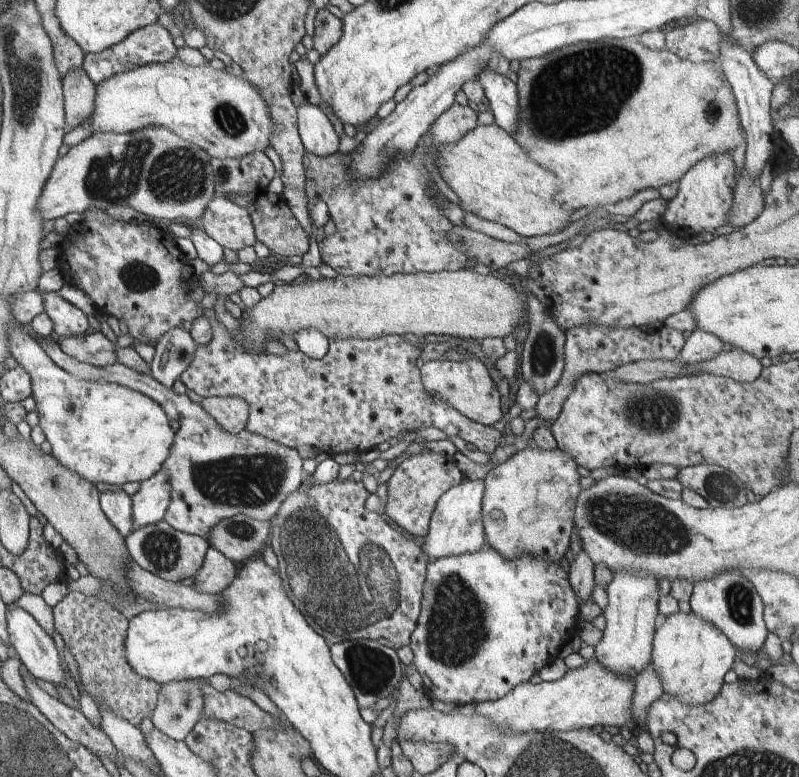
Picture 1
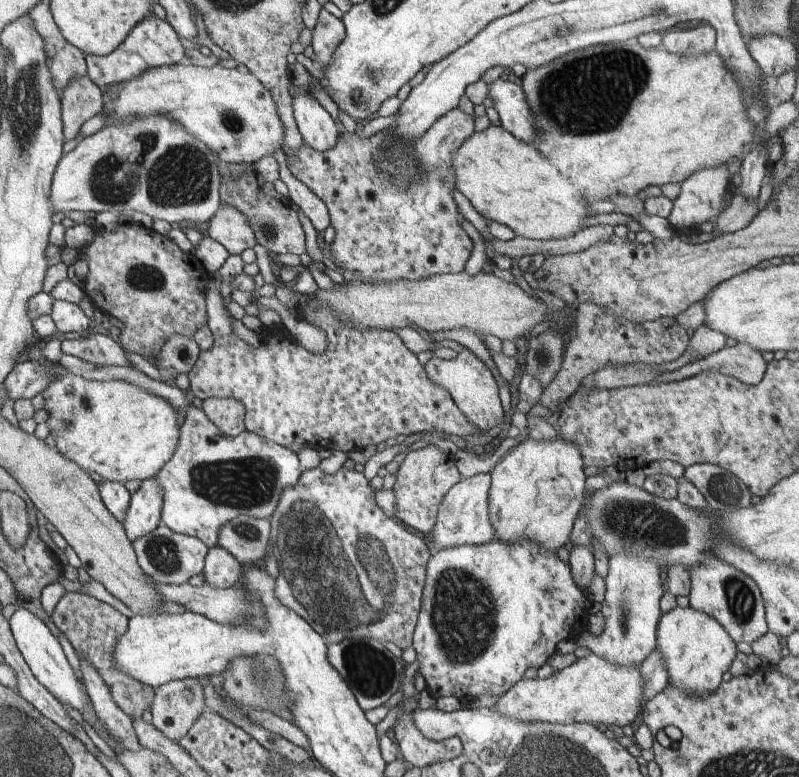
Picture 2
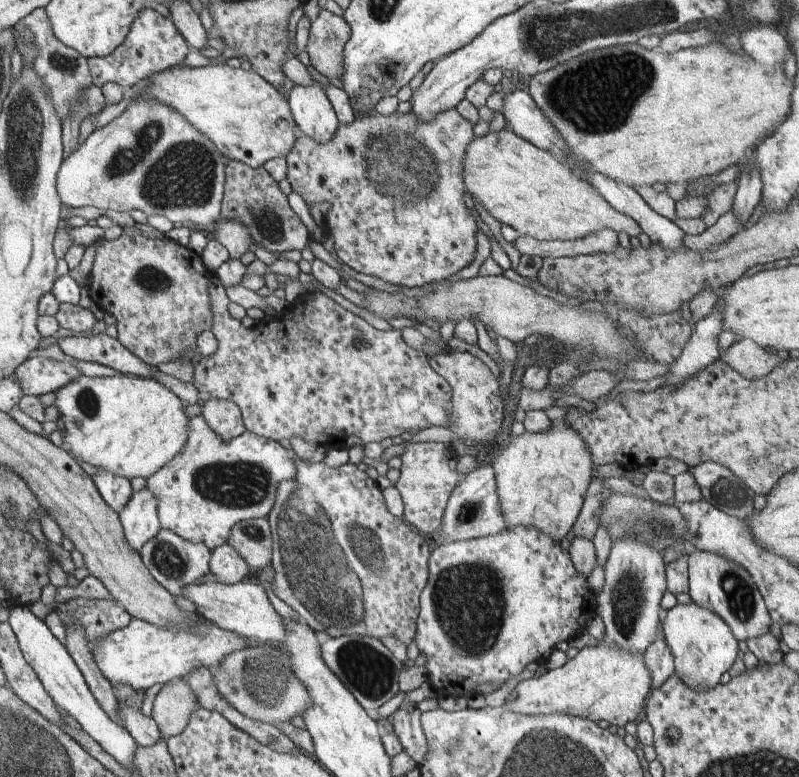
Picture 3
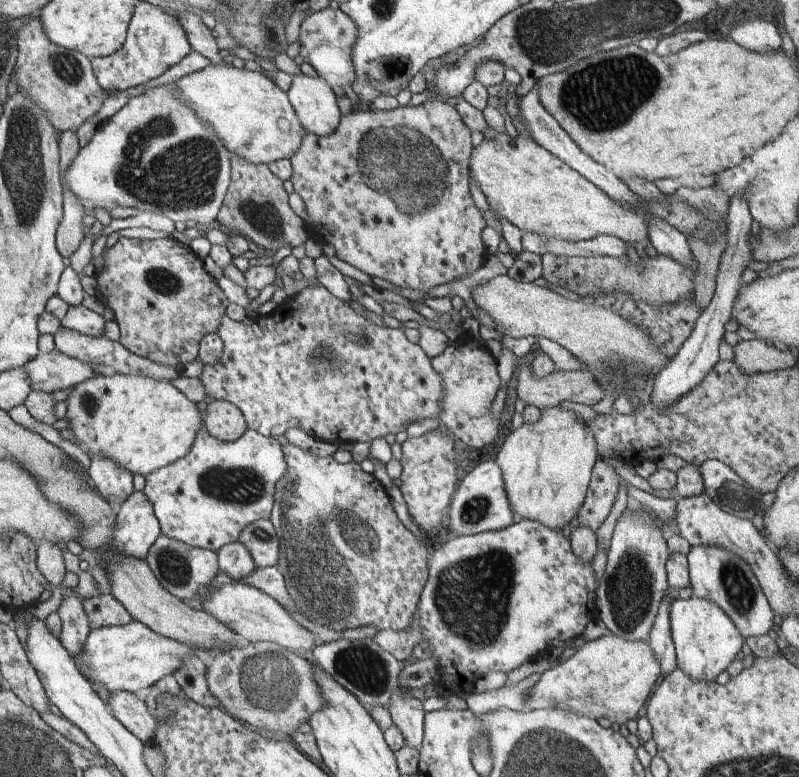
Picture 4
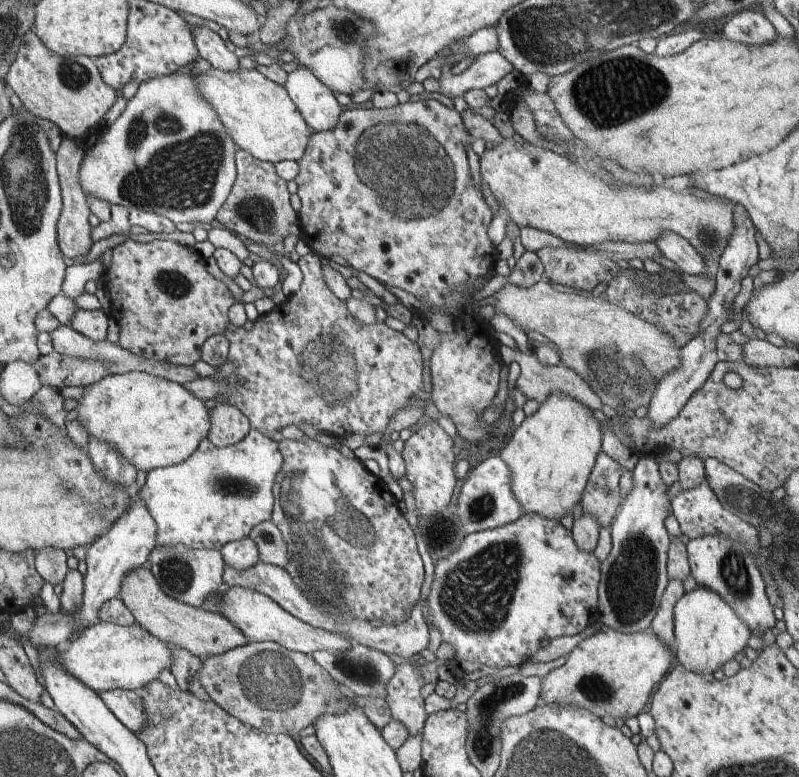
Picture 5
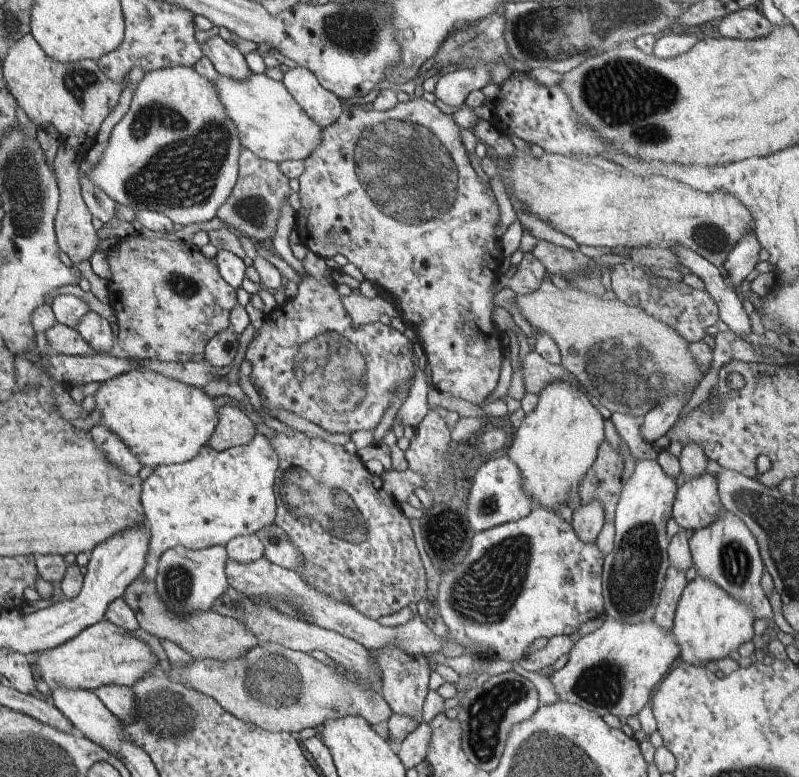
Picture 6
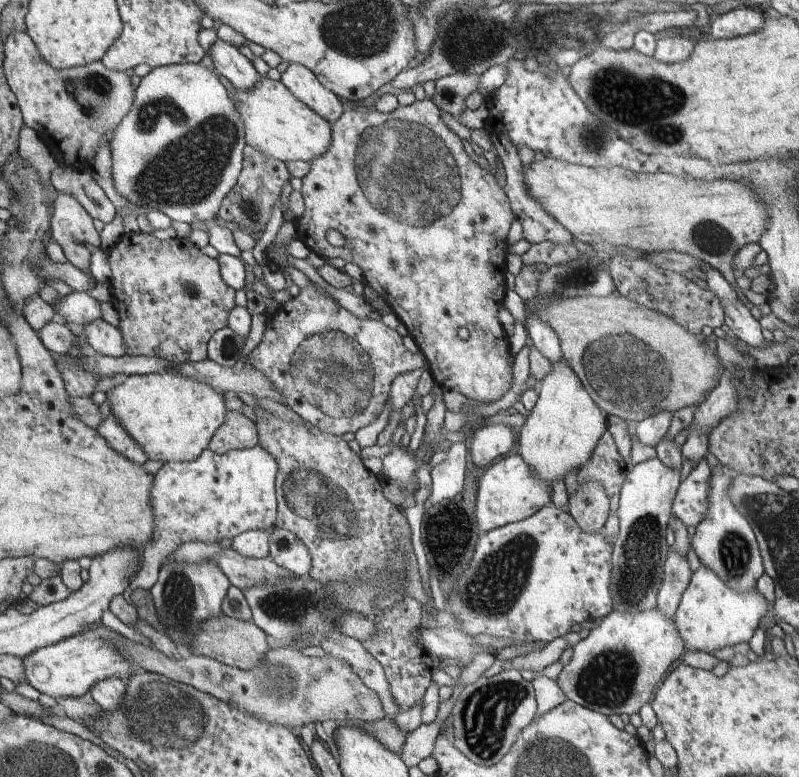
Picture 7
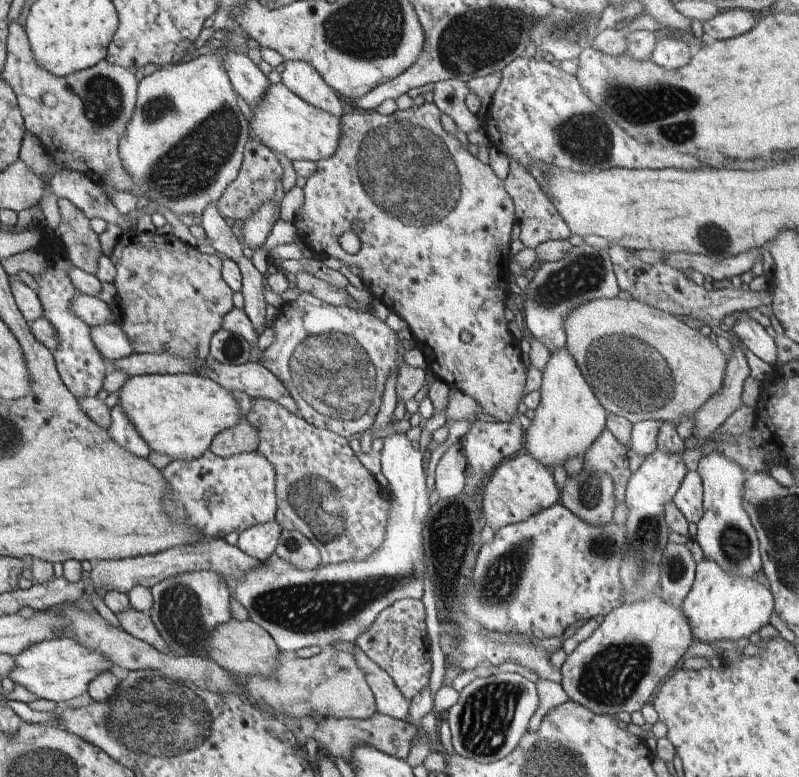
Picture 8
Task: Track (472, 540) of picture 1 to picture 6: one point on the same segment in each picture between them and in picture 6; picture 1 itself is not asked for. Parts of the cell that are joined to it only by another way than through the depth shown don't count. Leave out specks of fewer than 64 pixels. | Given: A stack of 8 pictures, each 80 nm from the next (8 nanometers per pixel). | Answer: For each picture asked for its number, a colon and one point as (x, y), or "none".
2: (463, 516)
3: (473, 510)
4: (480, 505)
5: (486, 501)
6: (496, 497)

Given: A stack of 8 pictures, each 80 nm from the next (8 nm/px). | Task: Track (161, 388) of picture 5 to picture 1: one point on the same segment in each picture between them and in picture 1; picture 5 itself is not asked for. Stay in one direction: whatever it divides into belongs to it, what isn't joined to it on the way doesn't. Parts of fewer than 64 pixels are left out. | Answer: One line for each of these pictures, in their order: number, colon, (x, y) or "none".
1: (107, 433)
2: (114, 429)
3: (131, 426)
4: (144, 424)

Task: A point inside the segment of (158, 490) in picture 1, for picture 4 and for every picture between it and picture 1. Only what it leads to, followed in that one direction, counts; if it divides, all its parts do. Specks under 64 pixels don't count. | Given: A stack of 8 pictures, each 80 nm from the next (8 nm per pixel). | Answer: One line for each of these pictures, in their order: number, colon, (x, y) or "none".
2: (144, 515)
3: (140, 518)
4: (137, 530)

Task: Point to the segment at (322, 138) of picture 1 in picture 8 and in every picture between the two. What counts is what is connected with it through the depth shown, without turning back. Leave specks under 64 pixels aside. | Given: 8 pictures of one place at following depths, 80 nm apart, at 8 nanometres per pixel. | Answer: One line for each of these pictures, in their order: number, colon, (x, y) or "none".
2: (317, 128)
3: (312, 111)
4: (313, 100)
5: (318, 105)
6: (323, 107)
7: (300, 80)
8: (299, 77)

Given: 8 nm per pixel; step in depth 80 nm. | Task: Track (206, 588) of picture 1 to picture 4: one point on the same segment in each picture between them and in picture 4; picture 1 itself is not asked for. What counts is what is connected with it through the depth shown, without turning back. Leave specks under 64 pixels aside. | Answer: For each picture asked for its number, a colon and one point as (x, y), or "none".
2: (222, 570)
3: (227, 565)
4: (234, 559)

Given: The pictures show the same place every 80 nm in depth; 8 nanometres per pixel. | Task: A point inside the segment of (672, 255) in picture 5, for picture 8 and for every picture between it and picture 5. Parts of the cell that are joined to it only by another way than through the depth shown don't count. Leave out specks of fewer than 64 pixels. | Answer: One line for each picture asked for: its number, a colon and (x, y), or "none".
6: (731, 310)
7: (746, 328)
8: (753, 335)

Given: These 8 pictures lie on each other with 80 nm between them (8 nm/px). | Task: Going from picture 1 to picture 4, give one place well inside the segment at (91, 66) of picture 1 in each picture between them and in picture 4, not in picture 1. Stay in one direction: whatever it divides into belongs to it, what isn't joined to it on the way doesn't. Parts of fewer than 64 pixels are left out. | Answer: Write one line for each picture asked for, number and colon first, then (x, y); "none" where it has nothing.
2: (153, 42)
3: (154, 44)
4: (156, 42)

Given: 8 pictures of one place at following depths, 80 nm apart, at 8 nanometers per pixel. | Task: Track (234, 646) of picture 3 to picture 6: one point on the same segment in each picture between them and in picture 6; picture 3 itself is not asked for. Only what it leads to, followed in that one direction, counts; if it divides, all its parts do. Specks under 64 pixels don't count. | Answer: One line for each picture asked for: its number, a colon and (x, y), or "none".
4: (131, 657)
5: (107, 656)
6: (105, 653)

